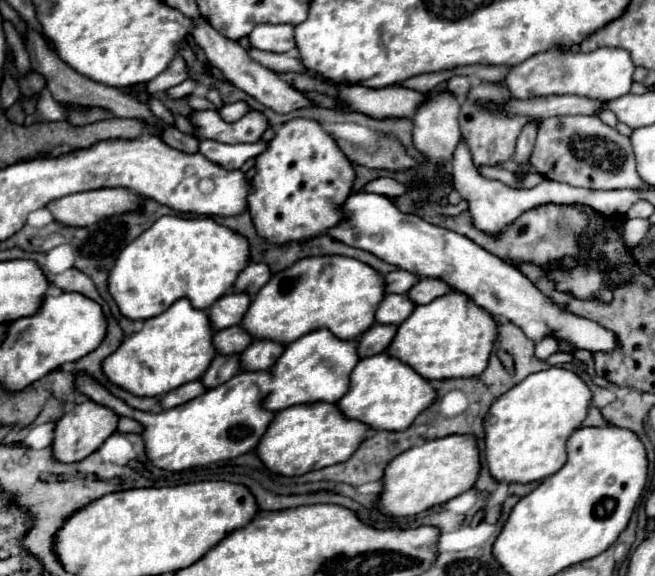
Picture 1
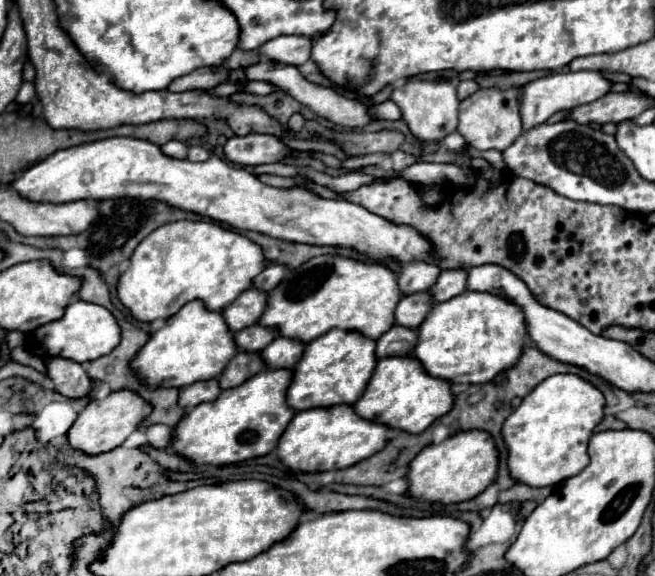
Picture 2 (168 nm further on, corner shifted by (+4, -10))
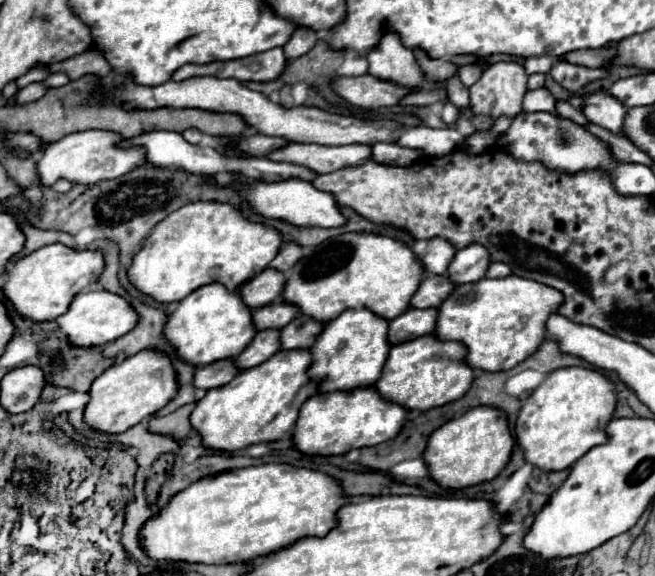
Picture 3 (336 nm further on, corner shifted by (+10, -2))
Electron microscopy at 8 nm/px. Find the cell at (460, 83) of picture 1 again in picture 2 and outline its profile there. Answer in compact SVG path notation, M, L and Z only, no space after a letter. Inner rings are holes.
M461 81L461 83L457 85L457 99L463 101L465 97L473 95L477 89L479 89L479 85L477 85L475 81Z

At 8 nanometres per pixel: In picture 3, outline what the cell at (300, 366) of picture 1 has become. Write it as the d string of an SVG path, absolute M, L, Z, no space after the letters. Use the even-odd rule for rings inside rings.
M365 307L349 309L337 319L329 321L323 333L317 337L315 345L311 347L313 363L307 375L321 381L319 391L349 391L357 387L369 387L381 377L389 349L389 321Z

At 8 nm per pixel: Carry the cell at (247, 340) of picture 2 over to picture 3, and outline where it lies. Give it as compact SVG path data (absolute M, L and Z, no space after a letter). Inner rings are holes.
M273 301L265 307L253 311L253 321L257 329L283 329L289 321L299 315L297 305L287 301Z

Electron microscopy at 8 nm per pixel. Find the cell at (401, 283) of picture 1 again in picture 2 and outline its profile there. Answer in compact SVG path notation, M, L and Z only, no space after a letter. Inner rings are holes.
M415 261L401 269L397 283L399 283L399 289L403 295L413 295L413 293L429 291L431 283L435 283L439 273L441 273L441 269L435 263Z

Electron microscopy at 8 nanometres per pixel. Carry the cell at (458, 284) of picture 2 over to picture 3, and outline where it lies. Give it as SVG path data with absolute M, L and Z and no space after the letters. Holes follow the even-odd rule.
M473 243L473 245L457 251L447 273L449 273L451 281L457 285L473 283L473 281L479 281L485 277L485 271L489 269L489 265L491 265L489 251L485 251L485 247Z

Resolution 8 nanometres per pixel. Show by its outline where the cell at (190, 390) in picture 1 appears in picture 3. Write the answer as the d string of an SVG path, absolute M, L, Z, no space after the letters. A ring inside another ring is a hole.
M221 359L199 367L193 383L197 389L215 389L221 385L227 385L237 373L239 373L239 367L235 365L235 359Z

